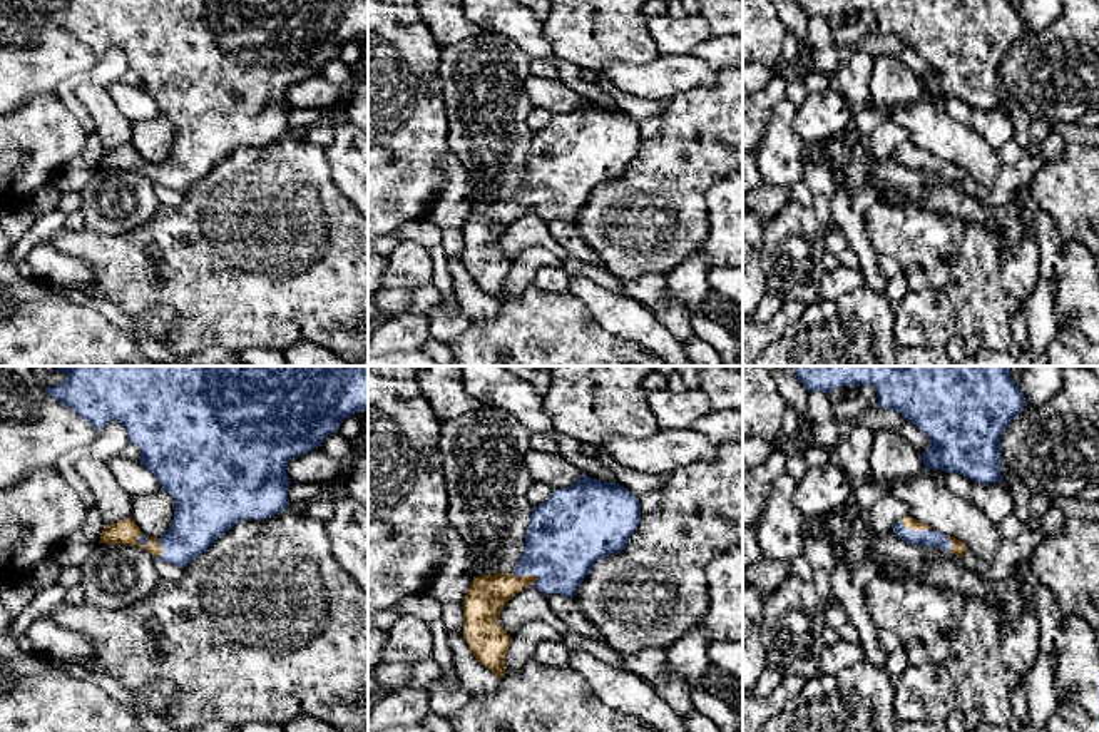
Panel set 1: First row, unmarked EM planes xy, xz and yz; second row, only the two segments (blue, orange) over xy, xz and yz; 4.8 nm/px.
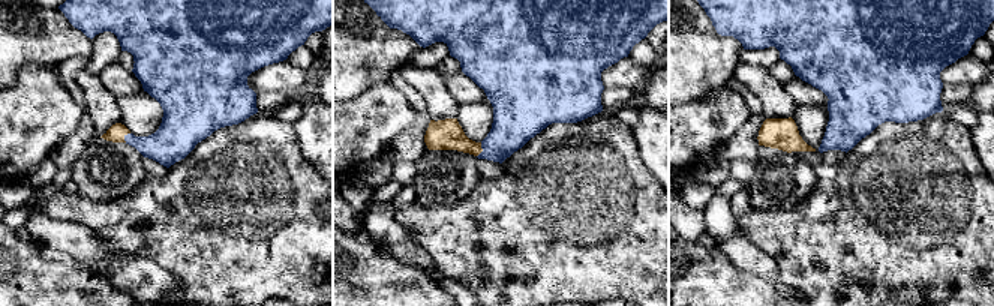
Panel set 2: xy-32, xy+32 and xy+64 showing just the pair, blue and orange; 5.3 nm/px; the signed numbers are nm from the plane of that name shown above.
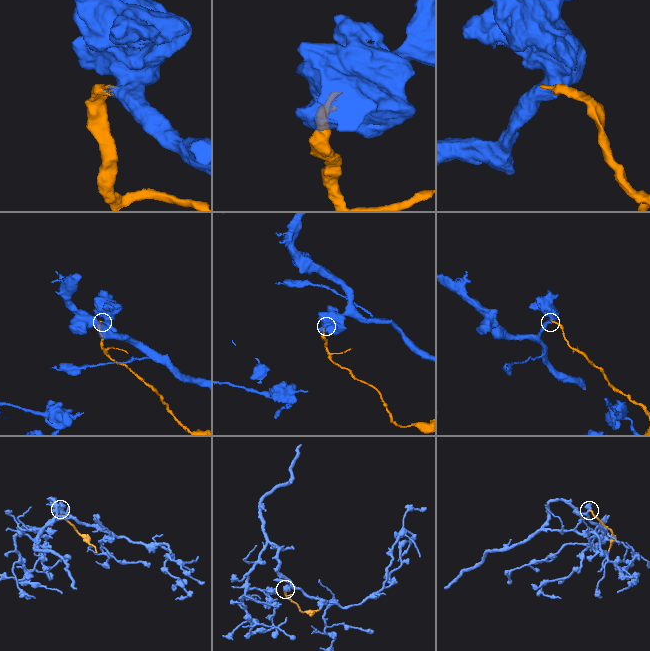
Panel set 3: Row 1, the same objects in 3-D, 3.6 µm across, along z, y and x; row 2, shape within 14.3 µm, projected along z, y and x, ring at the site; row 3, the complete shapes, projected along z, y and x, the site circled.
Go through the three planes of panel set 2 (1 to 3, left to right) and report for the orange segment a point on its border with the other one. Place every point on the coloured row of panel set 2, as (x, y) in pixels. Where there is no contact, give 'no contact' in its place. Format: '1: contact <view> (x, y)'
1: contact xy-32 (125, 137)
2: contact xy+32 (483, 150)
3: no contact

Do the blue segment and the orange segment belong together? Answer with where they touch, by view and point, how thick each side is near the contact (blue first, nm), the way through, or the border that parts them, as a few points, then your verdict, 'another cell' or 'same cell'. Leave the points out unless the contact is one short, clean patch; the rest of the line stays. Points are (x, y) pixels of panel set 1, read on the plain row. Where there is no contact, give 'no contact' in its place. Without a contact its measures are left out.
meets blue in yz at (914, 156); 80 nm thick on the blue side, 60 nm on the other; runs through yz (934, 164), (914, 156), (909, 147); same cell

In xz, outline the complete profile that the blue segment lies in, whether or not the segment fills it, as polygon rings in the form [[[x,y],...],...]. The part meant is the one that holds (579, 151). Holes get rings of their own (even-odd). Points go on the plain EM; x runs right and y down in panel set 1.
[[[582,102],[570,112],[554,115],[552,122],[530,140],[525,172],[512,199],[473,202],[463,224],[463,264],[473,282],[497,302],[505,302],[505,281],[512,262],[498,251],[505,229],[534,211],[544,221],[560,219],[574,224],[577,212],[596,187],[621,179],[641,144],[639,124],[617,109]]]

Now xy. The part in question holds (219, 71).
[[[67,0],[64,8],[45,17],[97,57],[119,47],[127,55],[129,69],[141,75],[139,87],[174,124],[174,145],[161,164],[146,162],[127,142],[105,150],[99,169],[137,170],[156,186],[181,194],[239,147],[266,145],[289,134],[288,89],[319,74],[346,43],[368,35],[368,0]]]

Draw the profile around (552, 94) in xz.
[[[529,75],[525,92],[534,107],[545,109],[552,115],[567,114],[582,102],[582,99],[560,79]]]

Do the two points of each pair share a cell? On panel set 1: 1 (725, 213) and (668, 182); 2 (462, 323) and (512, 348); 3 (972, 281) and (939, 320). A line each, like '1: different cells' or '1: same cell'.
1: different cells
2: different cells
3: different cells

